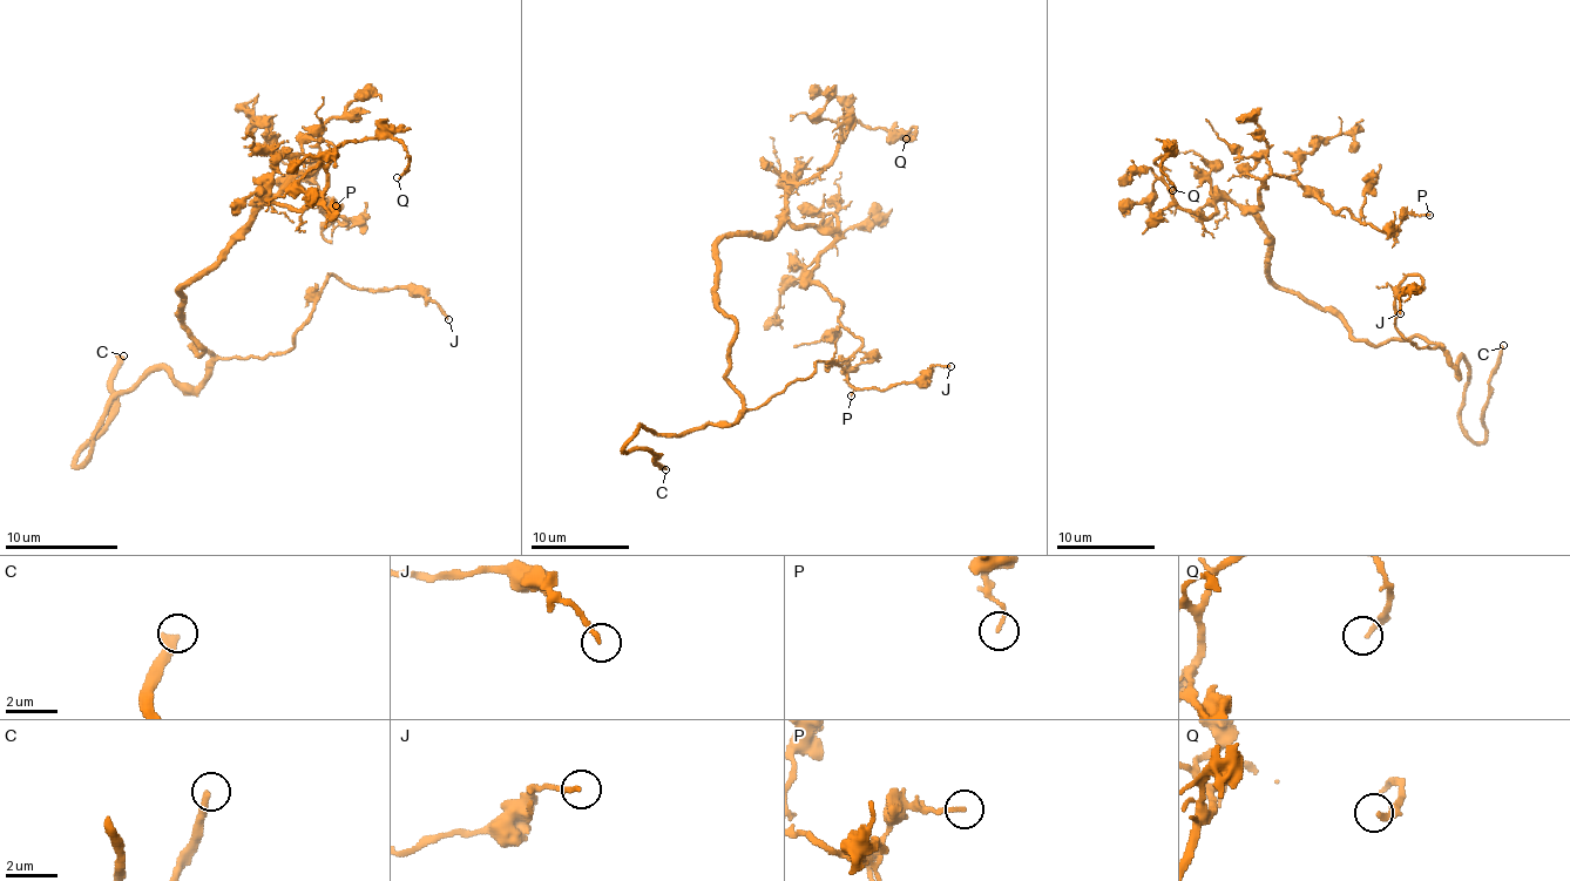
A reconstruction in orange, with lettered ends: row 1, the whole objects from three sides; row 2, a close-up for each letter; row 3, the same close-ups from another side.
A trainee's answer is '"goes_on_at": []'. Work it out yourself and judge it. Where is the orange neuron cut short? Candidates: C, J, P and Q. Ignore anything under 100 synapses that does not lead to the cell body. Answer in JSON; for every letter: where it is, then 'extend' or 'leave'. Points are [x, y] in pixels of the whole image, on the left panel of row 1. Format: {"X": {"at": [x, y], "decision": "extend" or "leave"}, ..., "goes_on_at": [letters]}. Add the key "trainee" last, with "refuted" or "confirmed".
{"C": {"at": [123, 356], "decision": "extend"}, "J": {"at": [448, 319], "decision": "leave"}, "P": {"at": [336, 205], "decision": "leave"}, "Q": {"at": [397, 177], "decision": "leave"}, "goes_on_at": ["C"], "trainee": "refuted"}

